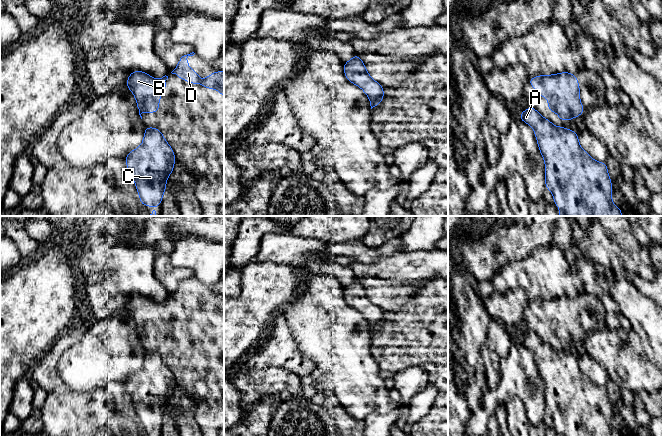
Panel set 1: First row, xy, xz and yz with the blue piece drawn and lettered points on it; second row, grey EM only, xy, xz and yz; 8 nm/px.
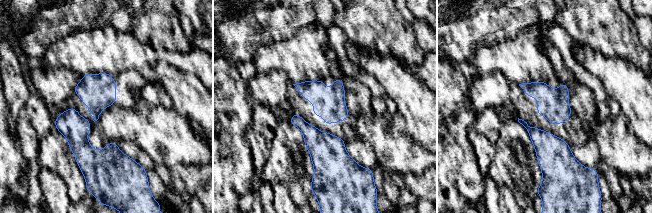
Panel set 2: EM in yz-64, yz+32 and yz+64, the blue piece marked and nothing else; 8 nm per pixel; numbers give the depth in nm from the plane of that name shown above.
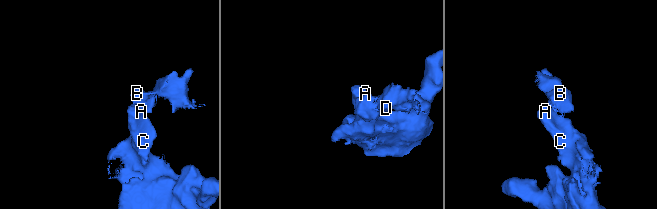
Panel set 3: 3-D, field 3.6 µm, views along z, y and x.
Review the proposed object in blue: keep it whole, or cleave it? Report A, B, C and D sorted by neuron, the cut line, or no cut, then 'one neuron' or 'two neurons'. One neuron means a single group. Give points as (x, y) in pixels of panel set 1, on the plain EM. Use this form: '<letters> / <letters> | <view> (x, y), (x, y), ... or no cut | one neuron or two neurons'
A C / B D | yz (556, 351), (563, 352) | two neurons

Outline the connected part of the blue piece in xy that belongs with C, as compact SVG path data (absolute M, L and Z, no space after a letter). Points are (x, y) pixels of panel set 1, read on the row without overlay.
M145 352L142 368L125 380L141 427L158 431L168 412L166 405L174 395L176 380L160 353Z

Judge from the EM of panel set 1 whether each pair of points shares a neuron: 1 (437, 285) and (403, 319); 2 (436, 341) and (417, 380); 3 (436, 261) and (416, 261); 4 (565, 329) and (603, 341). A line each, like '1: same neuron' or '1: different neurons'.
1: same neuron
2: different neurons
3: same neuron
4: different neurons

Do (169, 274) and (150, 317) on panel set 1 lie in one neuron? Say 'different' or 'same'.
different

